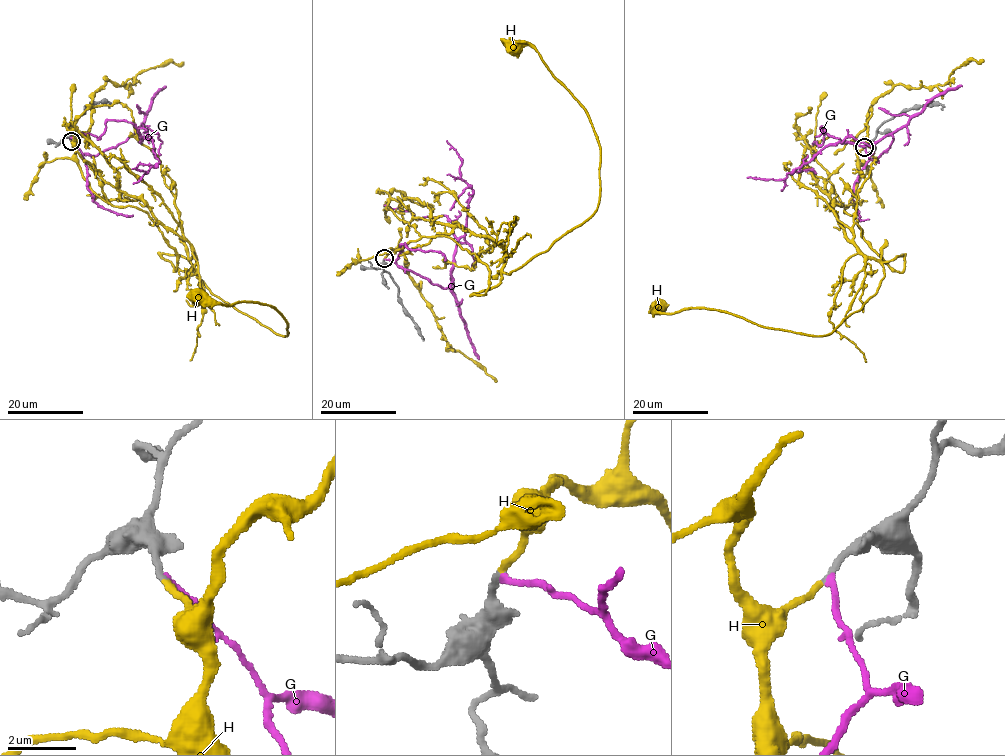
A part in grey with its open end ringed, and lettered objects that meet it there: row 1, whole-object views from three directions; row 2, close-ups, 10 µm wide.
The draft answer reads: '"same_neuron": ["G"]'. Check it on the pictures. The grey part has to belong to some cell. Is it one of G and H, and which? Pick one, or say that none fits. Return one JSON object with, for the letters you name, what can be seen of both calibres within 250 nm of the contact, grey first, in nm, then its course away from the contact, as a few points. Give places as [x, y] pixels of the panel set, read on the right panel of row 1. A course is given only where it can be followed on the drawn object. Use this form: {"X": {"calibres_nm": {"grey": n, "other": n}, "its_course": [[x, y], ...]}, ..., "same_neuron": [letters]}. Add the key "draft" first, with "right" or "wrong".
{"draft": "wrong", "H": {"calibres_nm": {"grey": 190, "other": 180}, "its_course": [[864, 147], [845, 212], [904, 267], [902, 254], [884, 262], [877, 291], [835, 329], [808, 335], [657, 304]]}, "same_neuron": ["H"]}

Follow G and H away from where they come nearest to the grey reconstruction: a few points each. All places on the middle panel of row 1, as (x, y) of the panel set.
G: (385, 259), (444, 288), (452, 281), (454, 252), (465, 234), (473, 191), (460, 177), (461, 158), (446, 140)
H: (384, 258), (450, 237), (487, 266), (484, 294), (597, 206), (586, 110), (515, 46)

